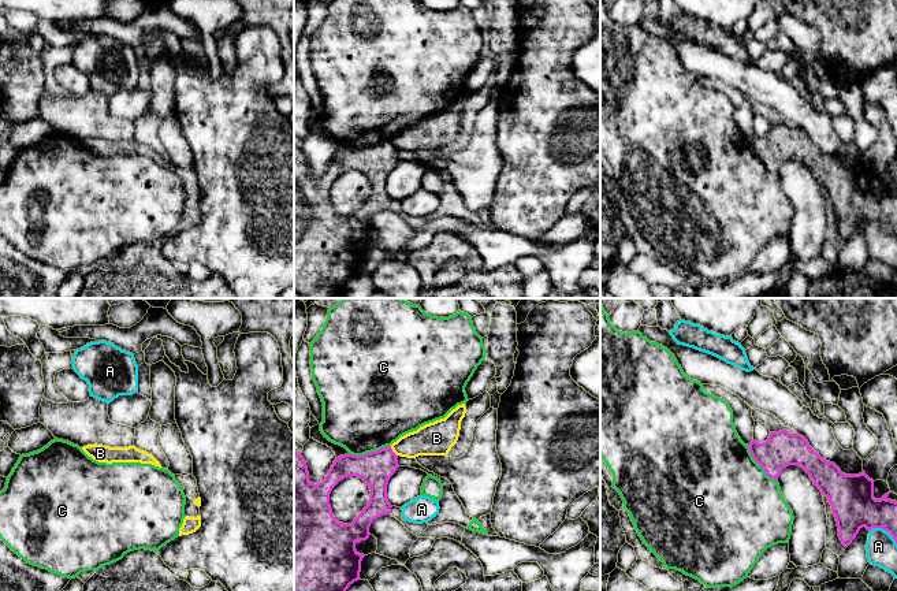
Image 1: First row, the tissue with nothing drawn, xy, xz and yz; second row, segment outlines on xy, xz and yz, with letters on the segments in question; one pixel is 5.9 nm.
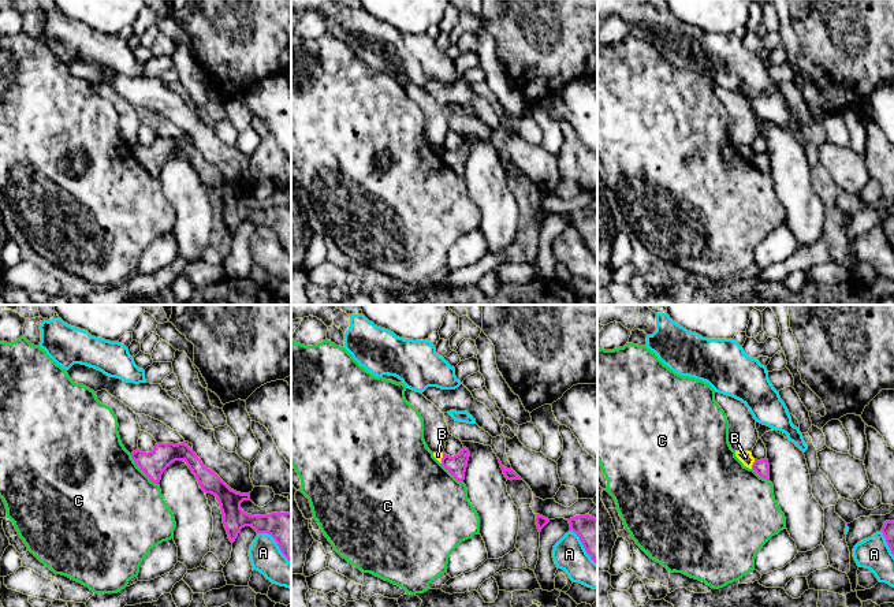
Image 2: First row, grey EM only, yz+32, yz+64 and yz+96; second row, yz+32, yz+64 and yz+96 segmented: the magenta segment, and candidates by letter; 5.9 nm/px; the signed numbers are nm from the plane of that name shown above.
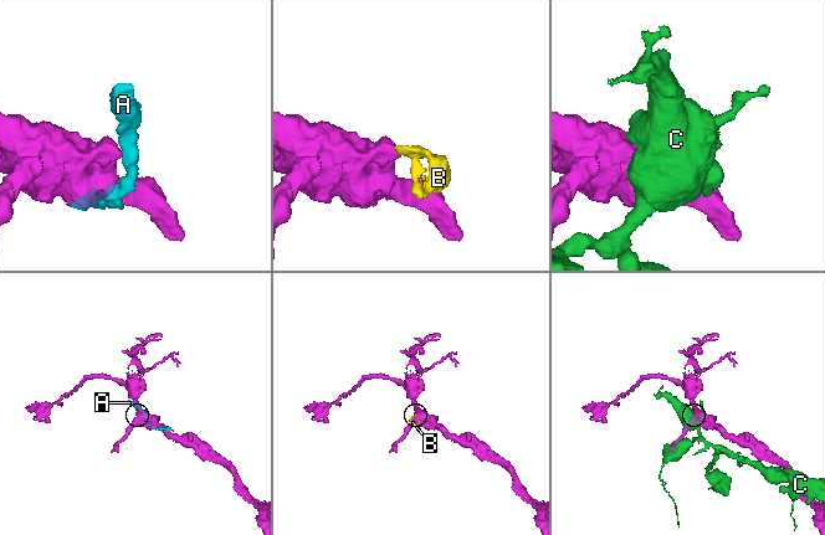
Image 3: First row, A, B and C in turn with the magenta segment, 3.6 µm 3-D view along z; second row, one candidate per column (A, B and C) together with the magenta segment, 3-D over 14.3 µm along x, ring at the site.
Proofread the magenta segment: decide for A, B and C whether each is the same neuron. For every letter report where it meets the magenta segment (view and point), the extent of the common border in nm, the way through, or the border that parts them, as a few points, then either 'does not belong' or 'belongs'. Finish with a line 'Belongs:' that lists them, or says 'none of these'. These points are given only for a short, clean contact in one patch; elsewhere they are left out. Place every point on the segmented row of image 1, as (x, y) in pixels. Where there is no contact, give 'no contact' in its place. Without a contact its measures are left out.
A: meets magenta in yz at (885, 530); contact 180 nm long; does not belong
B: meets magenta in xz at (393, 452); contact 80 nm long; border along xz (390, 446), (397, 456); does not belong
C: meets magenta in xz at (369, 453); contact 260 nm long; does not belong
Belongs: none of these

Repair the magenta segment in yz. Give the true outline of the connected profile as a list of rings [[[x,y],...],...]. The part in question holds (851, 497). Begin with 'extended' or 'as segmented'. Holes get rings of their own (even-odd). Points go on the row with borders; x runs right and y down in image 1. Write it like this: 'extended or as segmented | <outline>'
as segmented | [[[785,428],[778,432],[771,432],[768,439],[763,443],[752,441],[748,447],[753,460],[771,479],[778,480],[782,469],[789,465],[800,465],[809,475],[814,484],[831,505],[838,527],[838,536],[845,547],[852,543],[863,527],[868,531],[882,528],[887,531],[897,543],[897,502],[887,498],[890,491],[881,499],[875,499],[874,480],[870,479],[864,471],[859,475],[842,473],[834,462],[823,460],[803,435],[797,432],[789,434]]]

